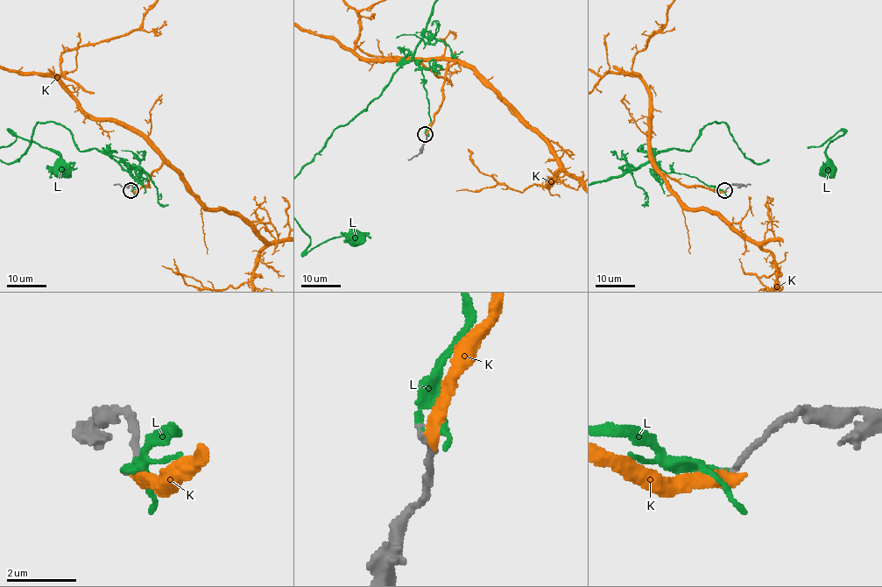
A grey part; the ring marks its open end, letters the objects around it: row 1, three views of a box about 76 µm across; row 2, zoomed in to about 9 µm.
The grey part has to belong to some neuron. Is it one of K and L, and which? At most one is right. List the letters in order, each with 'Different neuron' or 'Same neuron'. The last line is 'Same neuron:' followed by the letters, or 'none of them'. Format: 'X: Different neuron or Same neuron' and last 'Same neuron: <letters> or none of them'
K: Different neuron
L: Same neuron
Same neuron: L

